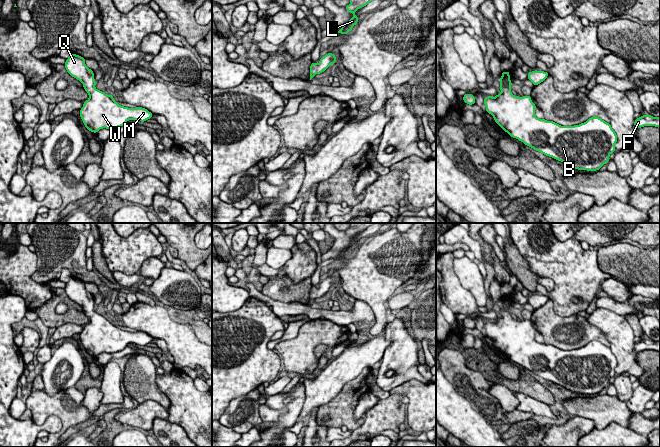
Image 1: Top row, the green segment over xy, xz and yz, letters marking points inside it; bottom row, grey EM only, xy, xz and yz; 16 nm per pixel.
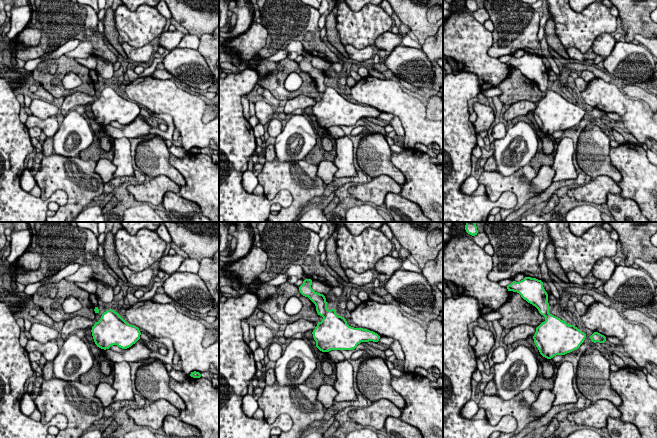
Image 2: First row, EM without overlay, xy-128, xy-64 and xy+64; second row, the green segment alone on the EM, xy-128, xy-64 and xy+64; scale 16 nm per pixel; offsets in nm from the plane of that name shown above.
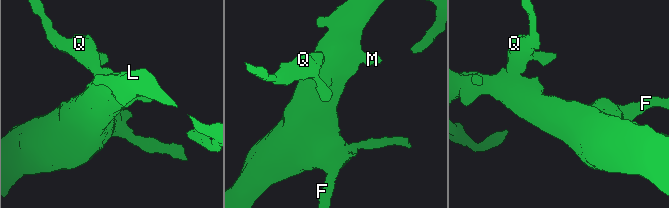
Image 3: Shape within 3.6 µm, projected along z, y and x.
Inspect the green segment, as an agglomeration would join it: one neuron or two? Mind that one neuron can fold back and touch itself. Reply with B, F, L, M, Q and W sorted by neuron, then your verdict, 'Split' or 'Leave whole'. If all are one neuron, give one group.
Groups: B F L M Q W. Leave whole

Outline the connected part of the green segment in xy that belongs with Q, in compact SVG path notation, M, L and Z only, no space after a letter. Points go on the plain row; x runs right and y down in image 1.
M71 278L66 286L67 296L79 304L89 318L89 323L80 333L80 342L90 356L100 353L114 353L123 350L128 344L147 345L153 338L142 331L128 332L119 329L114 321L95 312L94 296L85 289L85 282Z

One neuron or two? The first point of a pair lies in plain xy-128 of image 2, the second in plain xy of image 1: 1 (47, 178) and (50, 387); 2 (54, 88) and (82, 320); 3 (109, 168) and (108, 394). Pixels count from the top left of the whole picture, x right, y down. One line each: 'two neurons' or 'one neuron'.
1: two neurons
2: one neuron
3: two neurons

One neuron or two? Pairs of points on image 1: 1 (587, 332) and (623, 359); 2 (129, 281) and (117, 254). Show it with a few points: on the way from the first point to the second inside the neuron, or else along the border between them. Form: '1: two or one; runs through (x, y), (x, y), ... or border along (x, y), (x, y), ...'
1: two; border along (591, 325), (594, 325), (601, 331), (610, 346)
2: two; border along (112, 272), (135, 273)

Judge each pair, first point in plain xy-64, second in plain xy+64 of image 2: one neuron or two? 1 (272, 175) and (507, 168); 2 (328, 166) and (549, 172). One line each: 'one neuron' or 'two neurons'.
1: two neurons
2: one neuron

